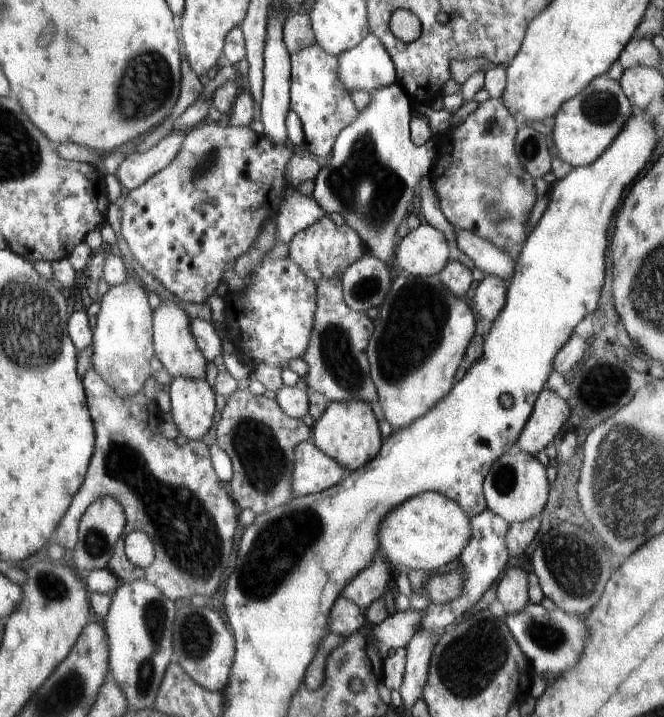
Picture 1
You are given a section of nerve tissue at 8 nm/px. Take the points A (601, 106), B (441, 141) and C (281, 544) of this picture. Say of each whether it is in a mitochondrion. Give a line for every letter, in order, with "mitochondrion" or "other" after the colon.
A: mitochondrion
B: other
C: mitochondrion

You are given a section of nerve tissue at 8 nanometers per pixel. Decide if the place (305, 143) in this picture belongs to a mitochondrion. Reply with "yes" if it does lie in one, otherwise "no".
no

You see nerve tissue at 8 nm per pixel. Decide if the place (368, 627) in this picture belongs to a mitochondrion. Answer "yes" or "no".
no

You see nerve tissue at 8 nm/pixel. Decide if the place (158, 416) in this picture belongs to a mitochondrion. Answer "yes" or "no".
no

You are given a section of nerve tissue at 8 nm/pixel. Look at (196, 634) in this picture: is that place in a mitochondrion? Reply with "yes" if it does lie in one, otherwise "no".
yes

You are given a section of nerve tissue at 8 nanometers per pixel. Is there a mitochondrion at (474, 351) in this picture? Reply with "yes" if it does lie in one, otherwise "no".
no

